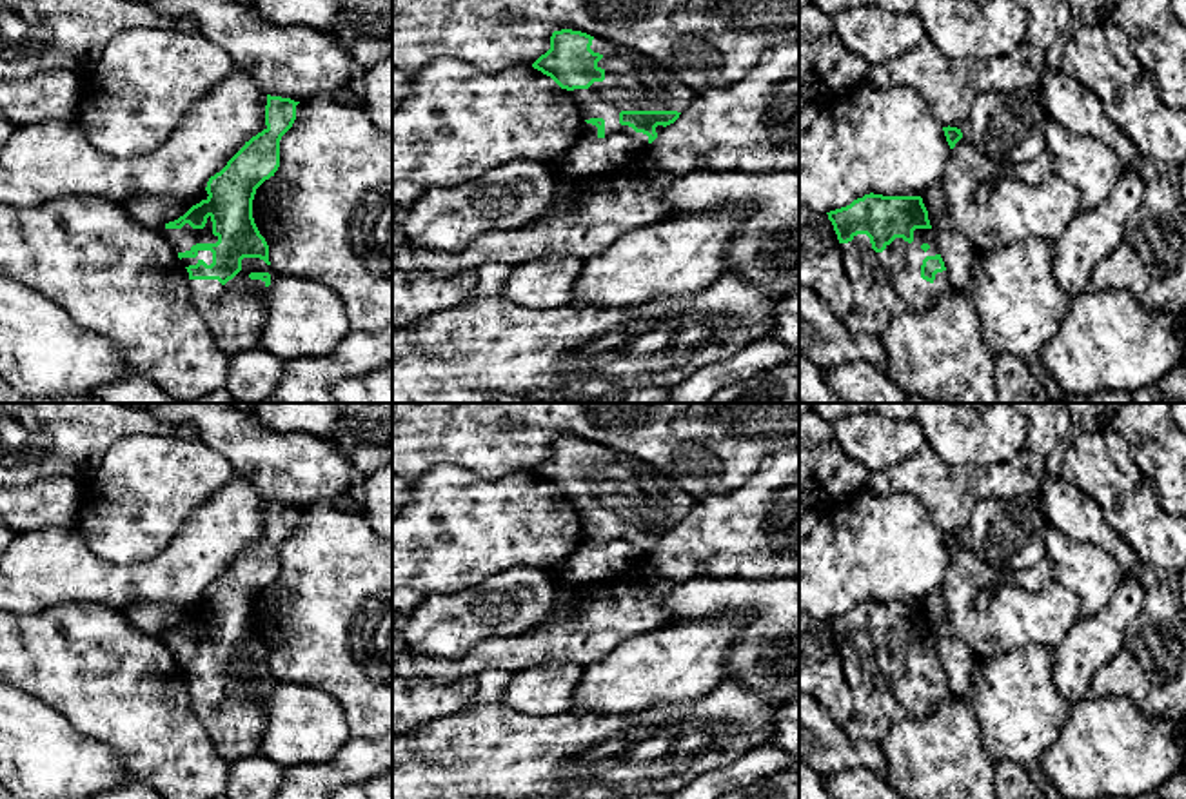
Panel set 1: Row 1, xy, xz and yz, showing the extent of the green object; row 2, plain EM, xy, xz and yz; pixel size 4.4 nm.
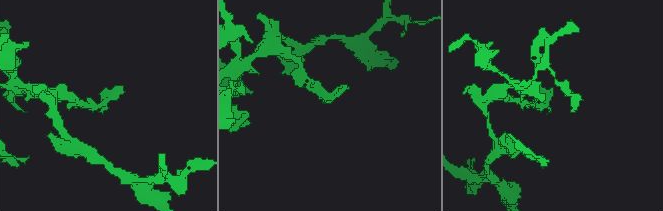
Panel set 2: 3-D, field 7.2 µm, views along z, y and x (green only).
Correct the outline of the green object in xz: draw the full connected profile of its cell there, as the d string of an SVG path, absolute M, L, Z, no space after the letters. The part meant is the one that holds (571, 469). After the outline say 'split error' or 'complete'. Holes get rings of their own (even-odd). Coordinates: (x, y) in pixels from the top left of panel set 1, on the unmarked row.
M572 436L554 438L550 456L532 474L570 499L583 525L583 545L590 547L623 539L648 554L667 532L679 525L696 503L694 496L656 467Z; split error

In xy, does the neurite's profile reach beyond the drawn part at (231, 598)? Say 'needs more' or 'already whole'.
needs more

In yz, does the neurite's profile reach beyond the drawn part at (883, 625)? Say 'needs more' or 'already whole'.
needs more

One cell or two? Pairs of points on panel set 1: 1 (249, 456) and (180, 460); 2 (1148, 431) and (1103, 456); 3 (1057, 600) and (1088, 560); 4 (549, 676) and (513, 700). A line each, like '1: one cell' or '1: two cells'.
1: two cells
2: two cells
3: two cells
4: one cell

